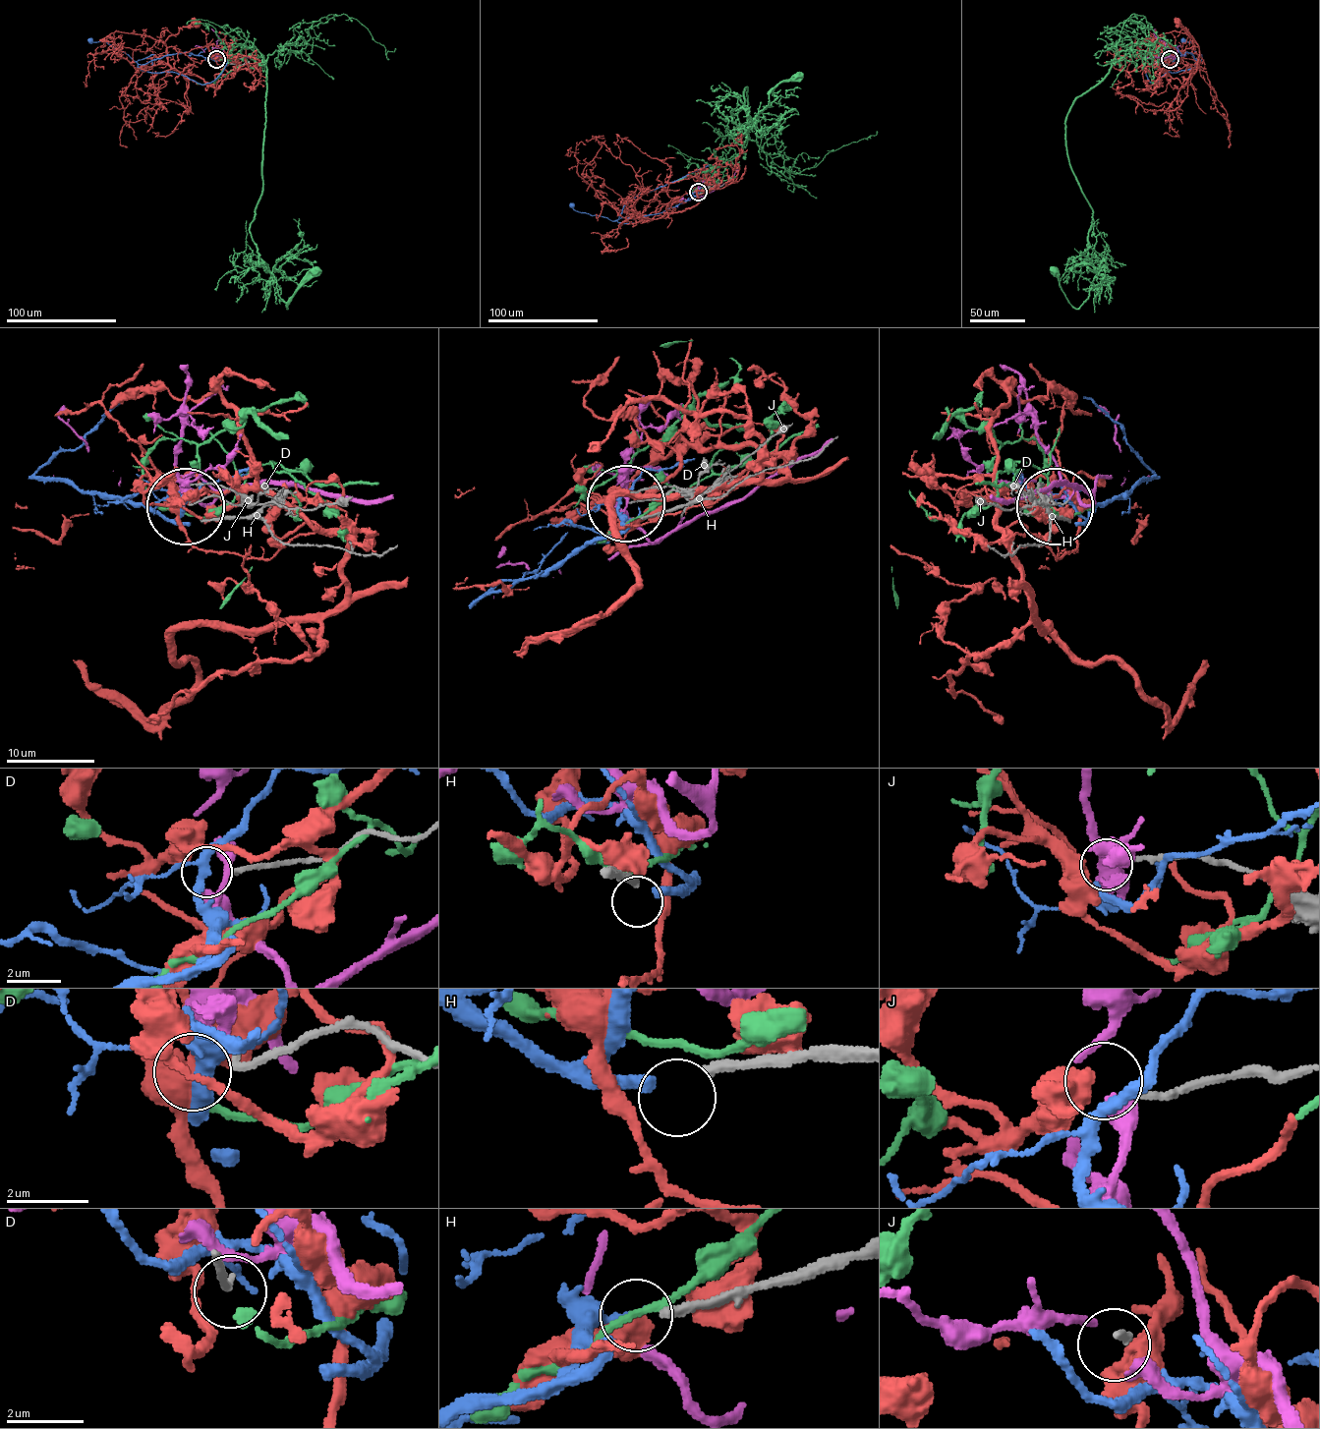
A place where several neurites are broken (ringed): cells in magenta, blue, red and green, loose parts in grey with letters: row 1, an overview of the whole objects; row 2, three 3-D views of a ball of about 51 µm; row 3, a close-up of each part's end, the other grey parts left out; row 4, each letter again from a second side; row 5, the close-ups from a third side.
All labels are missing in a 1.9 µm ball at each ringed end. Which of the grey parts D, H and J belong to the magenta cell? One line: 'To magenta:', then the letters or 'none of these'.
To magenta: J

